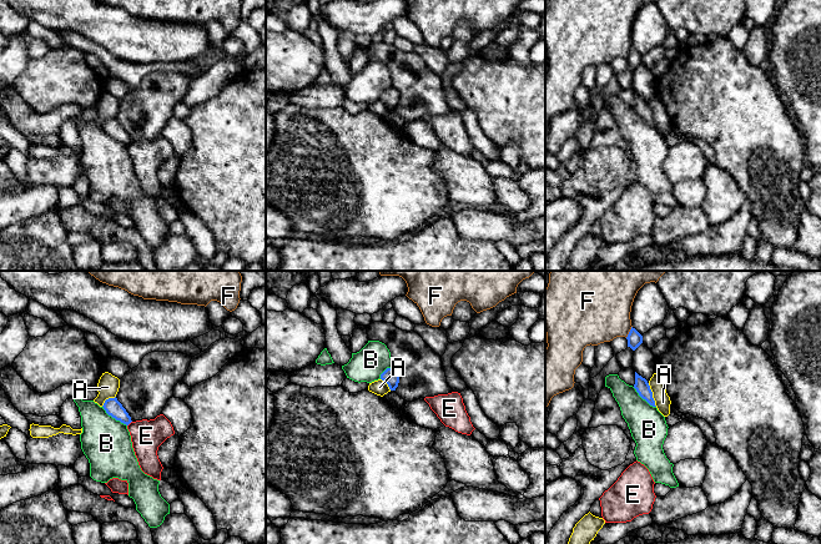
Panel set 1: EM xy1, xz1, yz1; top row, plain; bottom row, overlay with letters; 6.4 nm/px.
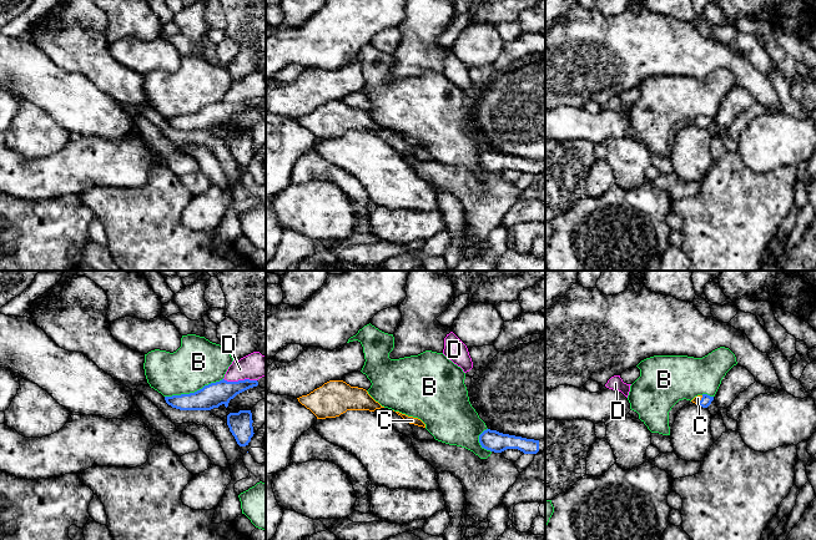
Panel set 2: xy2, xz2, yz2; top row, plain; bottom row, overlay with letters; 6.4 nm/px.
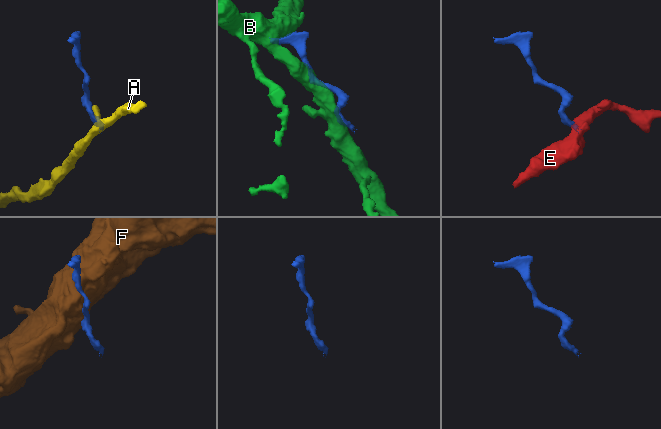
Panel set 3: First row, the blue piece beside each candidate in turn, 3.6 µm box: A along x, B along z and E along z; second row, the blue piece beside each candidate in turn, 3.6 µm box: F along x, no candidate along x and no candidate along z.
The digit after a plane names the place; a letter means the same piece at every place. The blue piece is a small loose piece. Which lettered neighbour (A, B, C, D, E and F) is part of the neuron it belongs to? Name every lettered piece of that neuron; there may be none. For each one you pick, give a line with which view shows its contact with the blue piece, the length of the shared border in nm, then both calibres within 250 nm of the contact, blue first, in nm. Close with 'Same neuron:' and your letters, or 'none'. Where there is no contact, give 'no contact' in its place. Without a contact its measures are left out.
C: yz2 | 80 nm | 70/40 nm
Same neuron: C

